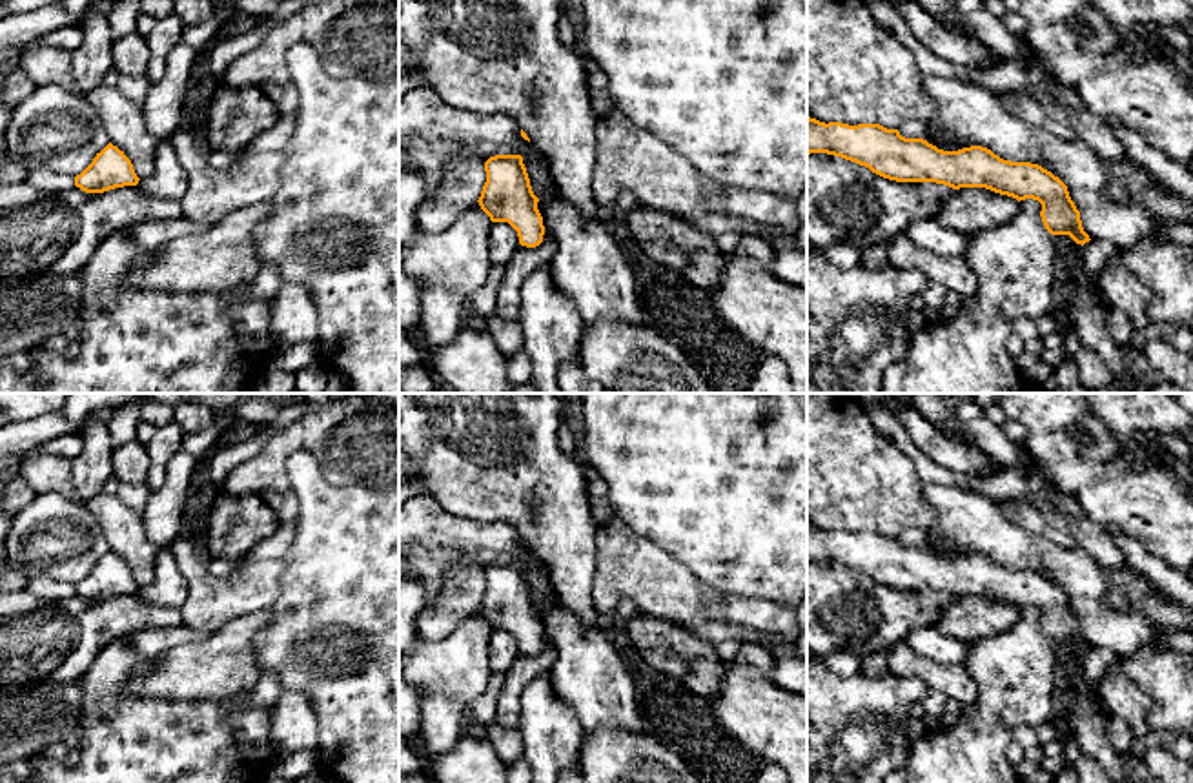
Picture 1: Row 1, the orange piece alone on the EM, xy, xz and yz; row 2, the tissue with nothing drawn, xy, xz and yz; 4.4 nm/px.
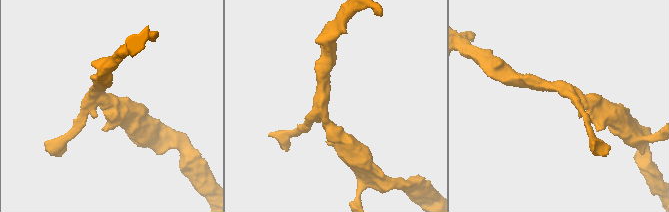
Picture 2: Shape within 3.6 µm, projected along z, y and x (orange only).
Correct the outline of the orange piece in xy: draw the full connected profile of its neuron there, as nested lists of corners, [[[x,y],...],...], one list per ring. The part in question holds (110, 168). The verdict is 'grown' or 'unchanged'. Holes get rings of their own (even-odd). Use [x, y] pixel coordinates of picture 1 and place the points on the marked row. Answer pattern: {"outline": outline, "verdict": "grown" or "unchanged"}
{"outline": [[[111,142],[93,162],[75,177],[75,186],[86,193],[104,193],[115,188],[137,186],[138,177],[131,160]]], "verdict": "unchanged"}

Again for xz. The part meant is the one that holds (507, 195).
{"outline": [[[495,155],[484,162],[486,182],[479,206],[492,222],[508,222],[519,237],[519,244],[535,248],[543,242],[545,226],[537,209],[521,155]]], "verdict": "unchanged"}

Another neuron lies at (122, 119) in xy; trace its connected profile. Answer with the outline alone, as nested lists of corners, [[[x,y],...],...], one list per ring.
[[[98,86],[86,95],[100,117],[109,142],[133,164],[137,177],[148,178],[155,171],[155,151],[162,138],[148,131],[142,102],[124,97],[117,86]]]

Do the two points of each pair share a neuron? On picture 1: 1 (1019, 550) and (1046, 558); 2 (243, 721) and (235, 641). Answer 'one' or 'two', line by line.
1: one
2: two

